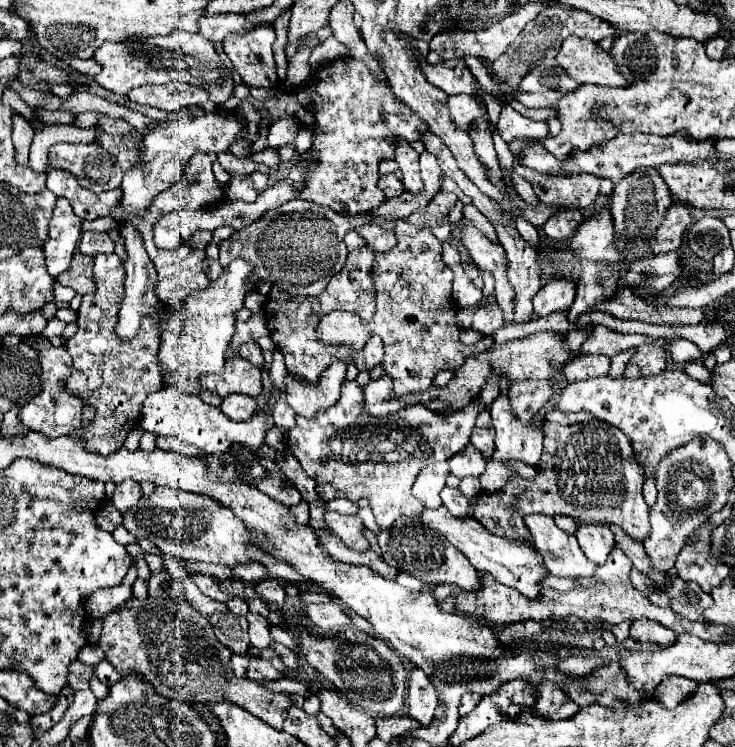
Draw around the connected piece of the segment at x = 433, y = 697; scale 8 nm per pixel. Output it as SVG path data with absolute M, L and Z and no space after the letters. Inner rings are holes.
M408 687L406 693L406 705L408 713L418 719L424 727L432 723L434 709L438 705L438 695L434 687Z

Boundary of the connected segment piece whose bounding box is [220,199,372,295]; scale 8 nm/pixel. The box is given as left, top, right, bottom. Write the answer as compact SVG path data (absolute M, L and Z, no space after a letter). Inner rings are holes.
M292 199L282 205L280 211L266 211L260 219L222 241L220 265L226 269L230 259L250 259L250 263L254 263L254 285L258 281L268 281L278 289L294 291L294 295L318 295L346 261L348 249L344 245L344 235L370 221L370 211L338 215L328 207L314 207L314 203L306 203L304 199Z

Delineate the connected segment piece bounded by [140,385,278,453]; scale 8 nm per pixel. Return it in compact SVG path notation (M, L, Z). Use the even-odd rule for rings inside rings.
M168 385L158 393L152 393L146 397L142 407L140 427L156 435L176 435L182 441L196 445L204 453L222 453L230 447L232 441L240 441L246 447L262 447L264 435L270 429L270 413L274 409L276 399L278 397L274 393L268 393L264 399L264 405L248 421L236 423L236 421L230 421L226 415L222 415L220 409L206 405L200 397L180 393L178 389Z

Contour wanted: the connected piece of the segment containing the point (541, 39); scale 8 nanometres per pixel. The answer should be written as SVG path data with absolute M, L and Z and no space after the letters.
M552 3L550 7L546 7L536 19L532 19L524 29L522 33L518 35L518 39L506 49L506 53L502 53L492 65L490 65L490 77L496 85L500 85L502 93L496 95L496 101L502 103L502 105L510 105L510 101L516 101L514 97L514 91L516 87L522 83L522 79L530 73L530 67L534 63L538 63L540 59L552 59L556 57L558 53L558 45L562 39L566 39L568 35L576 35L576 37L588 37L592 41L600 41L604 37L610 37L610 35L616 35L618 27L616 25L610 25L606 23L604 19L600 21L598 17L592 17L588 15L588 11L582 11L582 9L574 9L574 7L568 7L568 5L562 5L562 3Z

